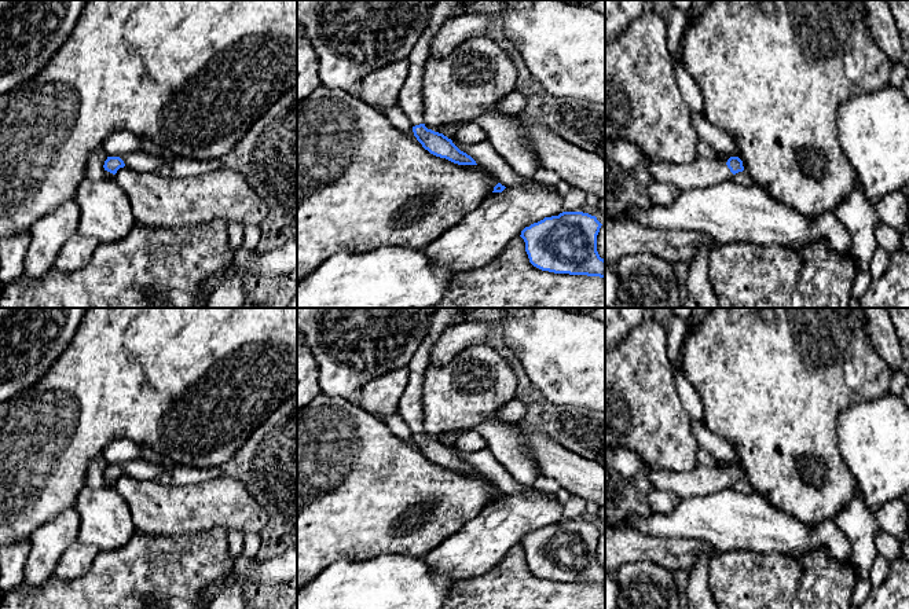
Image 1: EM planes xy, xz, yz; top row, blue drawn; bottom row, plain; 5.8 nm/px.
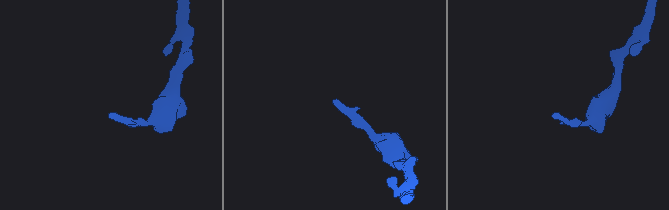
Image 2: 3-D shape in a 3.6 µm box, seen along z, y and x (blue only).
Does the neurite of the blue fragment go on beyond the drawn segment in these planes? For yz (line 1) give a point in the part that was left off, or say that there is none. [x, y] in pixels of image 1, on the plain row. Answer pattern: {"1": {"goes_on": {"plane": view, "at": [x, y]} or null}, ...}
{"1": {"goes_on": {"plane": "yz", "at": [703, 480]}}}

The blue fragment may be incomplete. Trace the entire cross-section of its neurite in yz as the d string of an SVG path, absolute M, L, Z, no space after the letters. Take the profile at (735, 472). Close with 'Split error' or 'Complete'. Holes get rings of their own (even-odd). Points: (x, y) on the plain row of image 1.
M699 463L692 472L685 473L650 469L648 470L648 478L655 488L672 491L682 499L722 491L743 480L744 474L738 465L730 465L725 470Z. Split error

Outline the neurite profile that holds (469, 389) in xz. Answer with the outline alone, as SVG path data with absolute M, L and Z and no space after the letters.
M477 344L463 349L443 366L430 364L422 379L424 432L428 437L441 441L448 432L472 430L483 422L499 421L495 415L501 407L516 397L517 375L509 362L495 348Z

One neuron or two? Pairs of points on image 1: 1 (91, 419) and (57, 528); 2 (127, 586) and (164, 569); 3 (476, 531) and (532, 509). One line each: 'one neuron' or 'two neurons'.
1: two neurons
2: one neuron
3: one neuron

